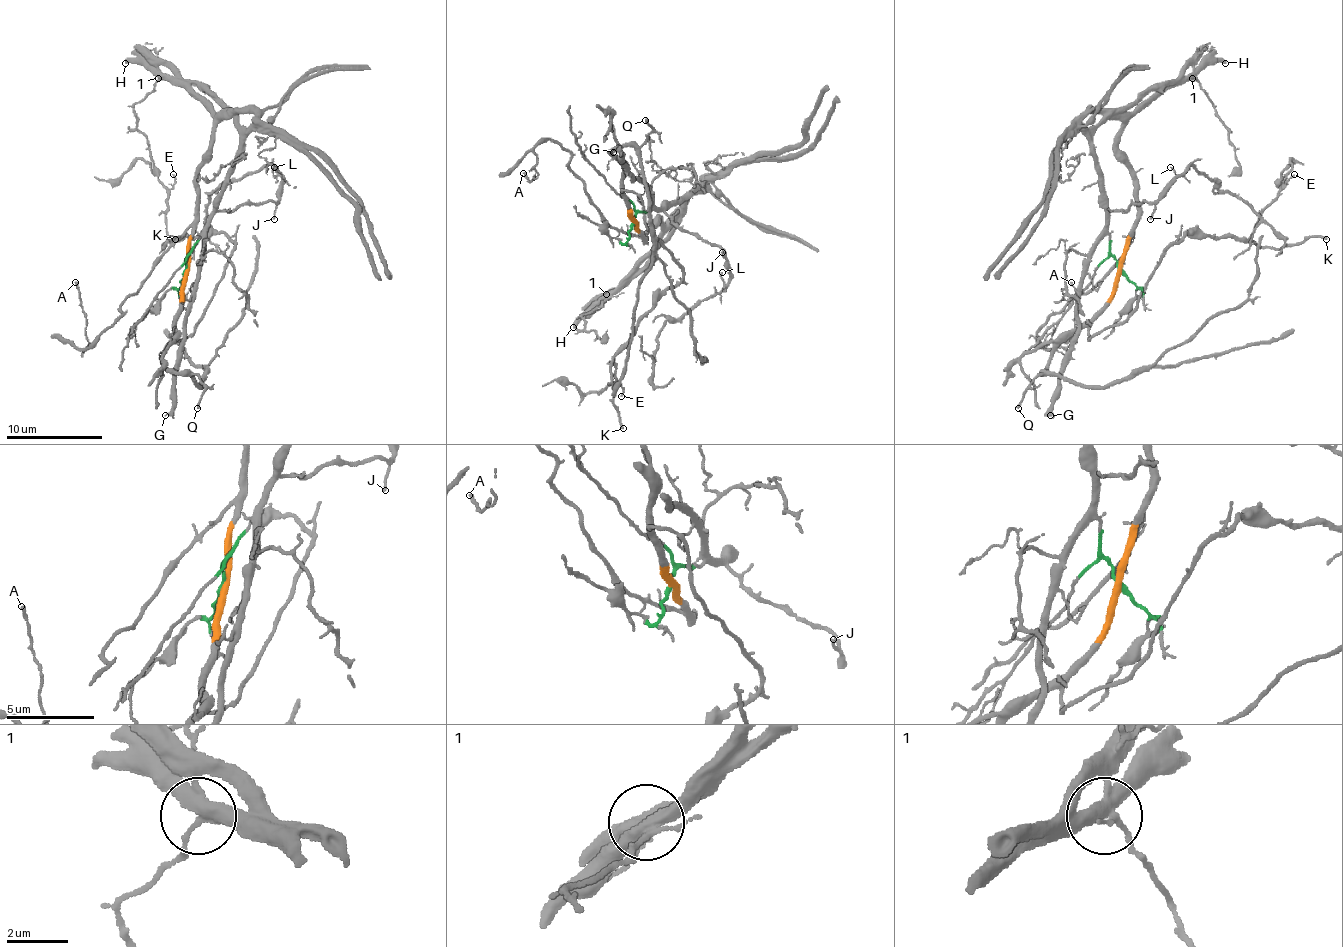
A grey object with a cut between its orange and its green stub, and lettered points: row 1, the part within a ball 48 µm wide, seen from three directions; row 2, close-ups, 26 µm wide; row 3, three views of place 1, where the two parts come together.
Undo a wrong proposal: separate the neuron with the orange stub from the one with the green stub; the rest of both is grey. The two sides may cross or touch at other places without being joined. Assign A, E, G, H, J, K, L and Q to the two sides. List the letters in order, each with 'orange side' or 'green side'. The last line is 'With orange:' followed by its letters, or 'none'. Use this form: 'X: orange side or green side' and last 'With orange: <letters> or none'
A: orange side
E: orange side
G: green side
H: orange side
J: green side
K: orange side
L: green side
Q: orange side
With orange: A, E, H, K, Q

